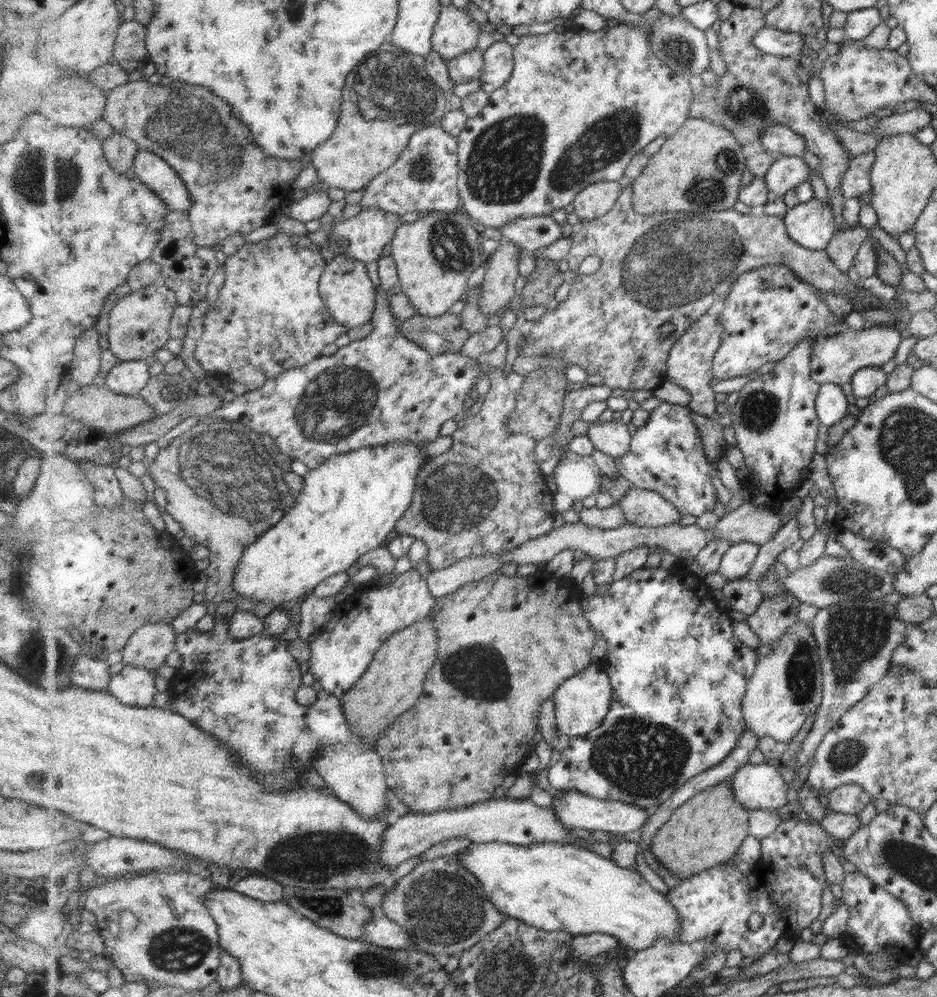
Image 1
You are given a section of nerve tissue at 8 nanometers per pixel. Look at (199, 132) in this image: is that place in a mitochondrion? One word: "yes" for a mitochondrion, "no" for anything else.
yes

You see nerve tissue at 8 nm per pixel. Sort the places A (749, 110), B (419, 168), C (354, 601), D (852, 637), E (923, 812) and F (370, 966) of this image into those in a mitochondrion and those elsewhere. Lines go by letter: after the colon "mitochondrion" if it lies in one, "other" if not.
A: mitochondrion
B: mitochondrion
C: other
D: mitochondrion
E: other
F: mitochondrion

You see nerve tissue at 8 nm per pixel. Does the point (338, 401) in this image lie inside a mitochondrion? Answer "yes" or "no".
yes

